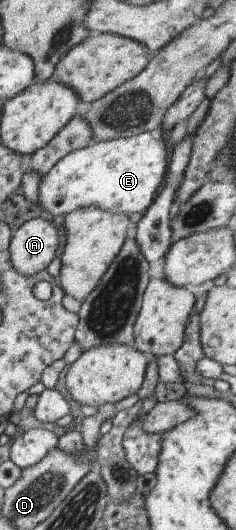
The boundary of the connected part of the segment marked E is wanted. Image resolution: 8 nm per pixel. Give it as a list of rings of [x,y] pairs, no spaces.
[[[161,127],[134,137],[93,141],[62,157],[41,177],[37,206],[46,218],[67,216],[71,211],[82,208],[127,216],[144,214],[154,203],[164,181],[170,150]]]

